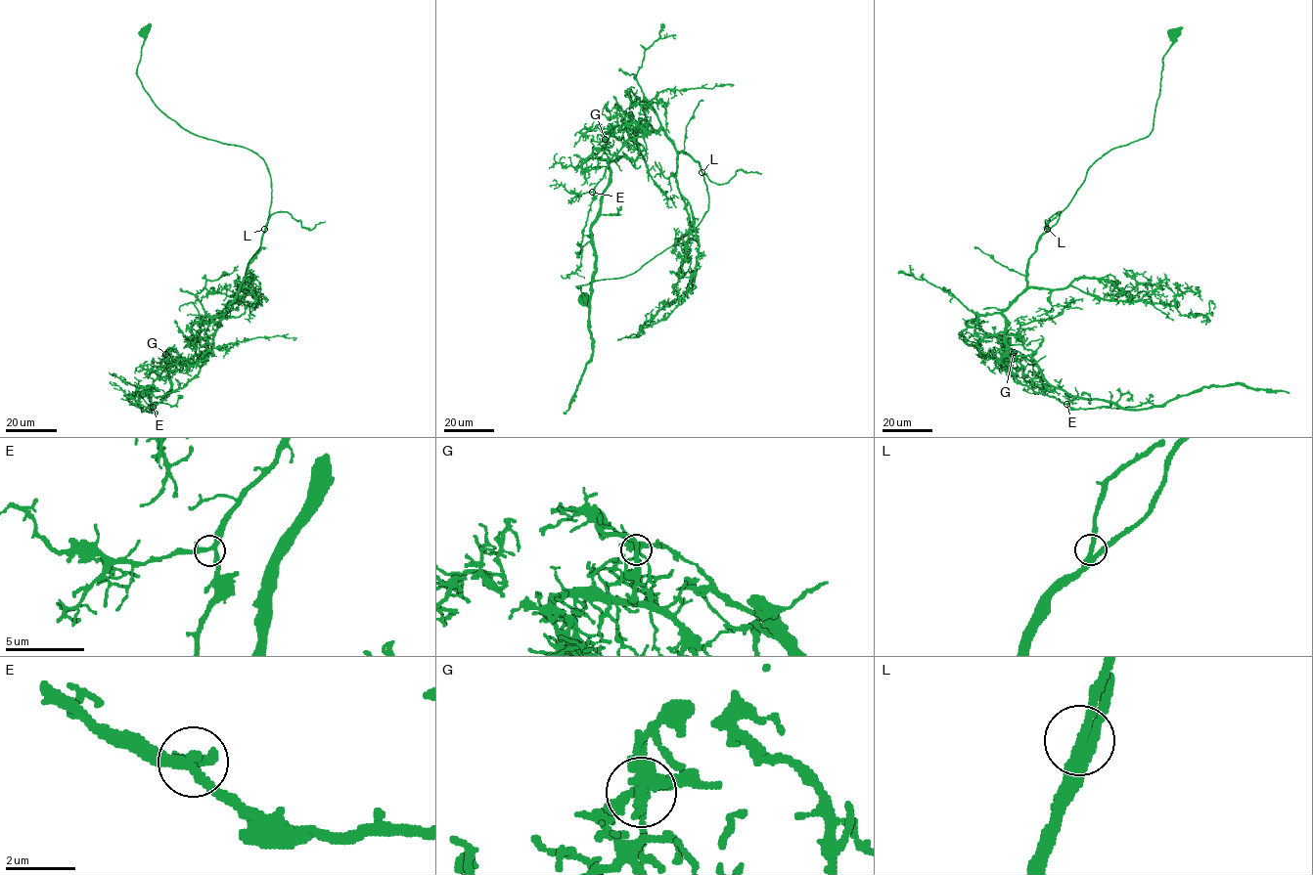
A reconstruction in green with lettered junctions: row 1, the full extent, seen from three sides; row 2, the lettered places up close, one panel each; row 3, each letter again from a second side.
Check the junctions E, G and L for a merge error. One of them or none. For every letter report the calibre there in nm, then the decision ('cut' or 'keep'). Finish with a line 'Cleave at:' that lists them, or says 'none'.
E: 280 nm thick; keep
G: 280 nm thick; cut
L: 280 nm thick; keep
Cleave at: G

